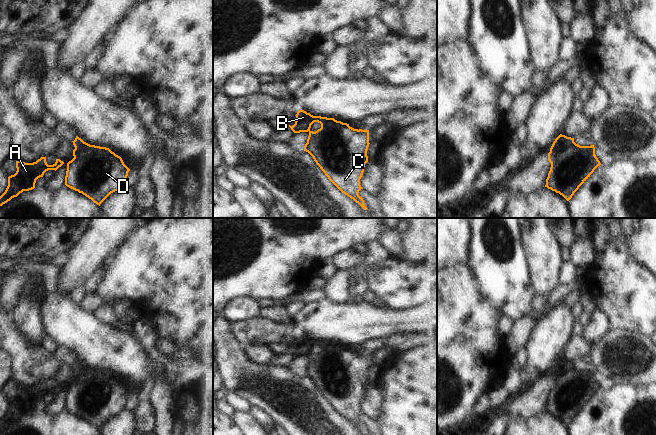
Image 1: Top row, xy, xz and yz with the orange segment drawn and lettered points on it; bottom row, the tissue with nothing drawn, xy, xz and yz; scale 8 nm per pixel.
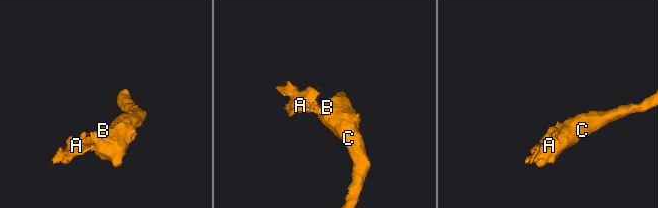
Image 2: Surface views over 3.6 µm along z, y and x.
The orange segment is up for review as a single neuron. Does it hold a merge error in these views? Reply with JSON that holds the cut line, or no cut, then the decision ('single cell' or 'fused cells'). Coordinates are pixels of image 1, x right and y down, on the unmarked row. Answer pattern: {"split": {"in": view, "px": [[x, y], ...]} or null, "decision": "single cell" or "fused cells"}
{"split": {"in": "xy", "px": [[75, 371], [76, 378], [74, 381]]}, "decision": "fused cells"}

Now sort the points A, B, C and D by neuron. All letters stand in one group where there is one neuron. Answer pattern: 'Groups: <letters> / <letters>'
Groups: A / B C D.

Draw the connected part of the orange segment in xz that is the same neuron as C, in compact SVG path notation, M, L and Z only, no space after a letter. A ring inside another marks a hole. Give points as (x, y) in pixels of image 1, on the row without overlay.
M304 334L297 336L296 345L289 351L294 357L308 356L307 367L304 375L308 376L316 388L325 397L328 403L345 419L353 423L364 434L364 424L359 420L362 413L360 403L364 396L365 388L368 386L367 374L369 371L369 354L354 353L347 347L337 345L334 342L313 340ZM314 346L321 348L321 352L313 356L310 354Z

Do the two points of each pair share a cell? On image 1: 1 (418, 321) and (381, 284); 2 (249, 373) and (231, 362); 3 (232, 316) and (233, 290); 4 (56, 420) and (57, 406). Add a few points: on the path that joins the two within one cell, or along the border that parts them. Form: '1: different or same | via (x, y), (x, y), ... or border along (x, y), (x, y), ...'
1: different | border along (426, 302), (398, 310), (387, 308)
2: same | via (245, 373), (242, 373), (235, 366)
3: different | border along (256, 299), (249, 297), (233, 298), (223, 309)
4: different | border along (65, 409), (59, 412), (44, 412)

